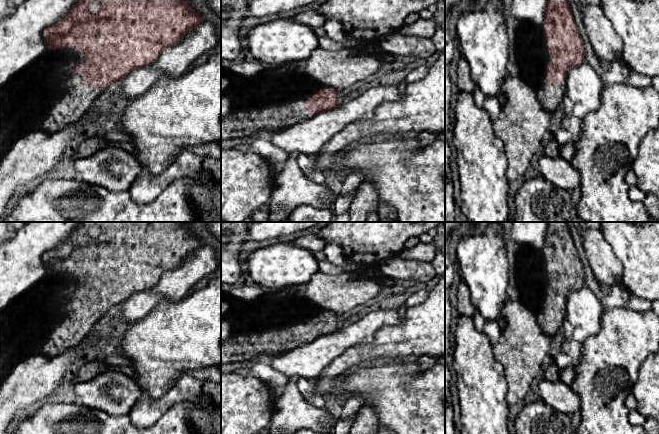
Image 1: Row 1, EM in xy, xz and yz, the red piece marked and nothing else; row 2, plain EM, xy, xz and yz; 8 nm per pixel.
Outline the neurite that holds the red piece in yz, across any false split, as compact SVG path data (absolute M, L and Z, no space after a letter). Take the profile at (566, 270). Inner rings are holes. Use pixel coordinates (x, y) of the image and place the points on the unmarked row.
M548 222L543 247L545 262L549 266L548 289L542 311L536 316L544 334L552 338L562 327L566 318L566 299L572 290L580 289L585 285L583 264L575 247L571 231L567 222Z

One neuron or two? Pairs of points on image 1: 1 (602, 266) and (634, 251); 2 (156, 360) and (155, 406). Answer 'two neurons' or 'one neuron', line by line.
1: two neurons
2: two neurons

